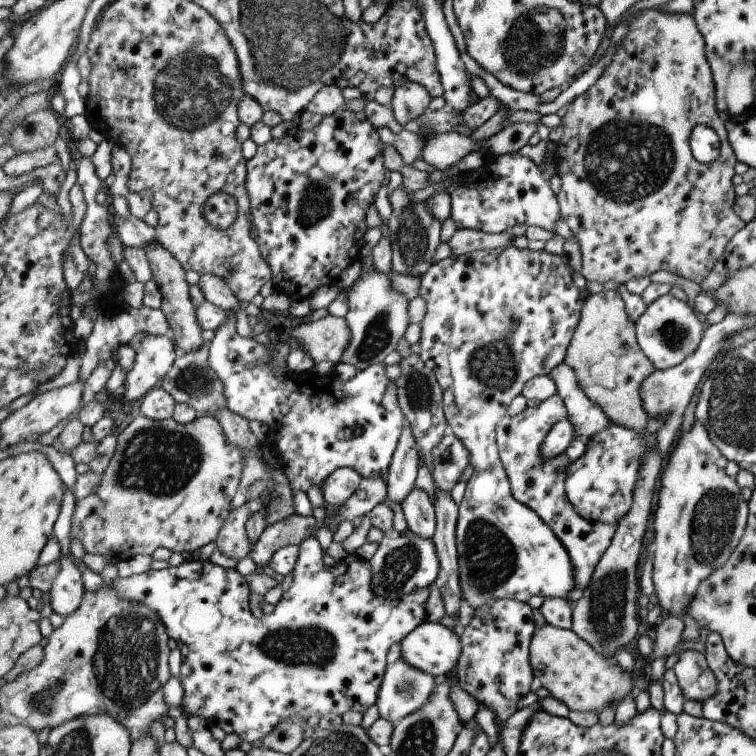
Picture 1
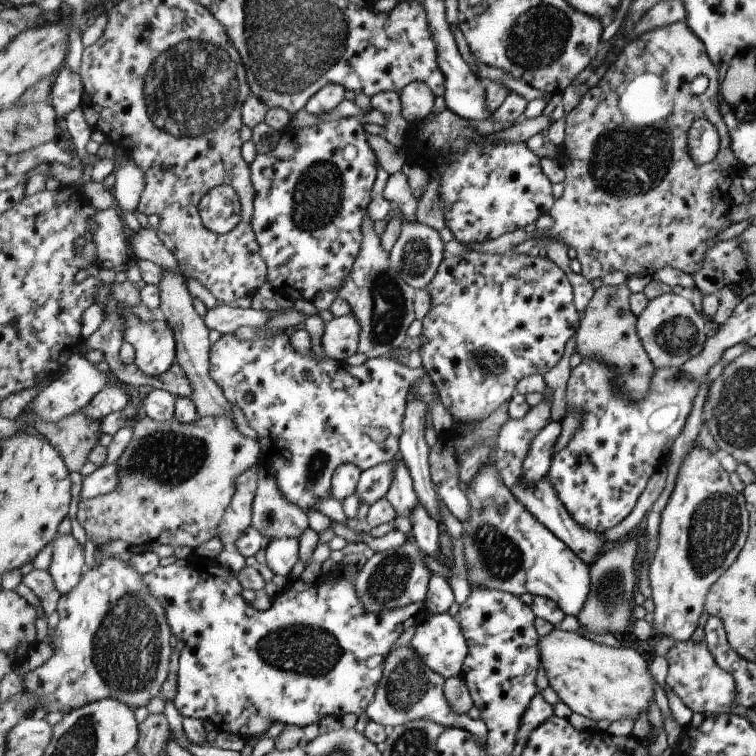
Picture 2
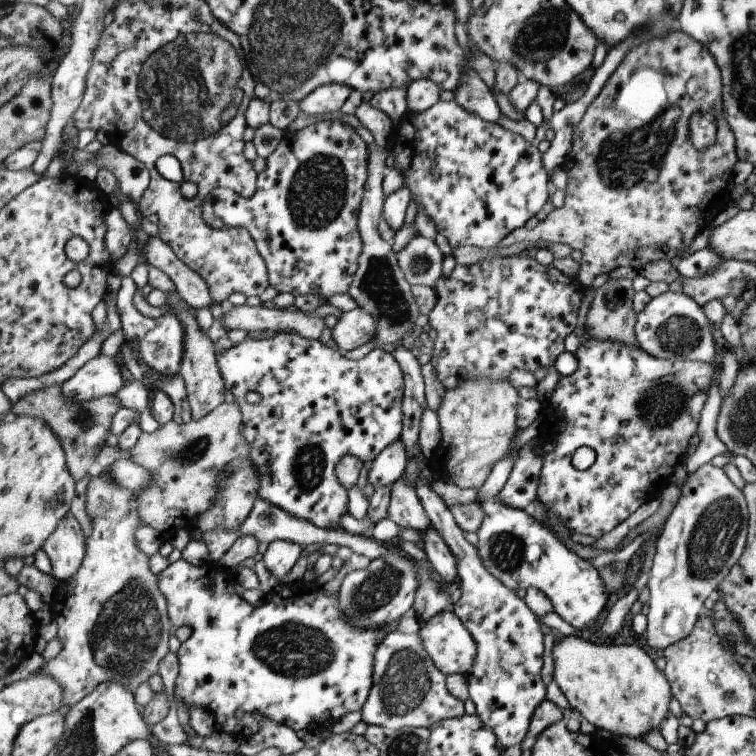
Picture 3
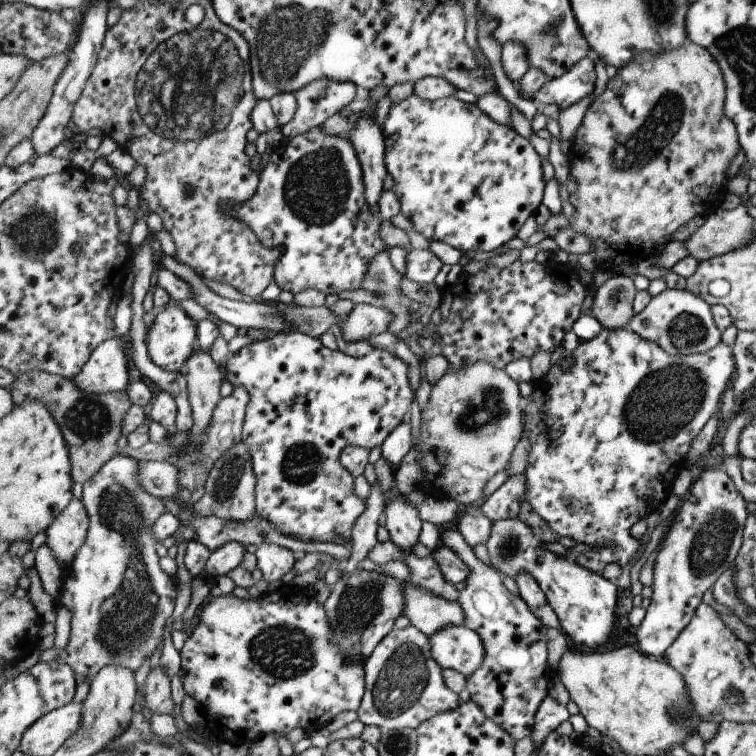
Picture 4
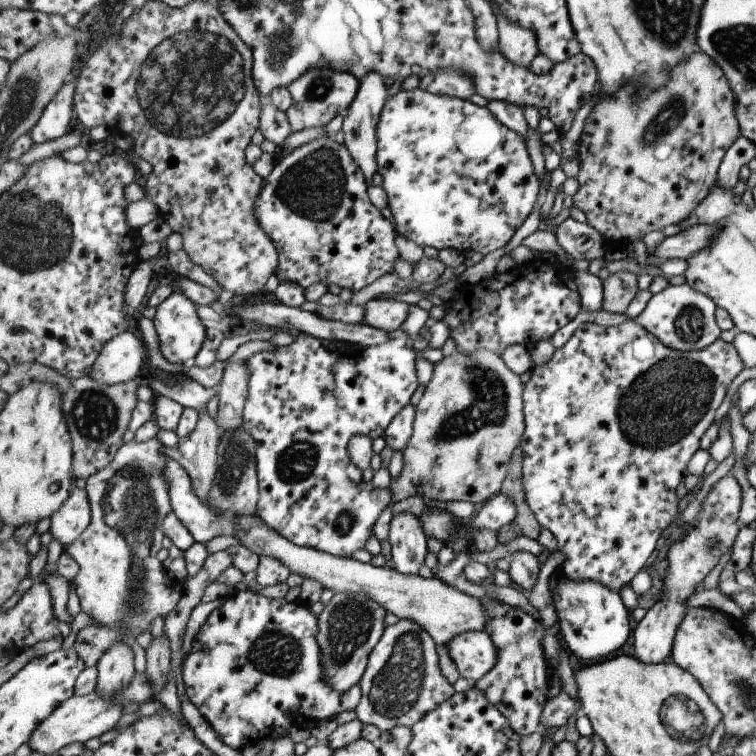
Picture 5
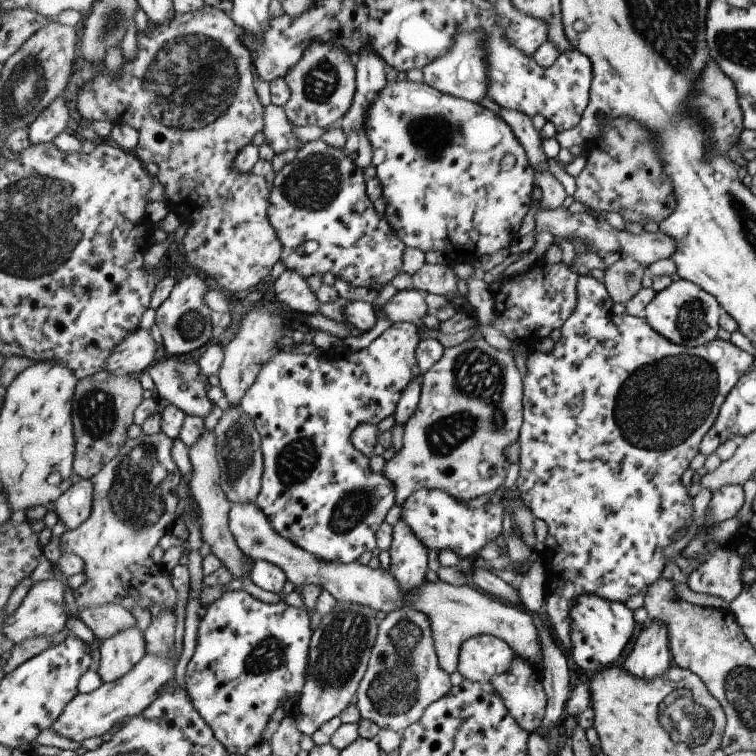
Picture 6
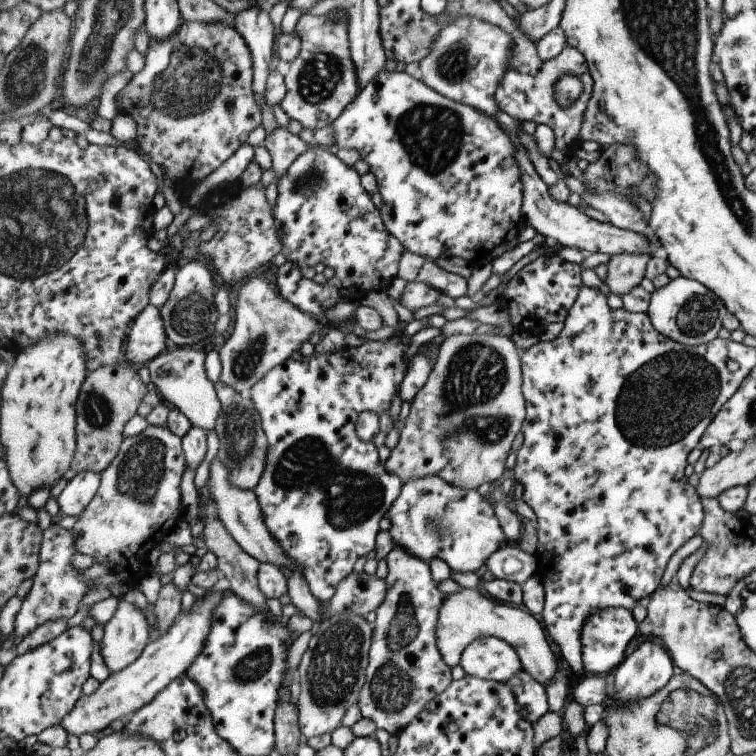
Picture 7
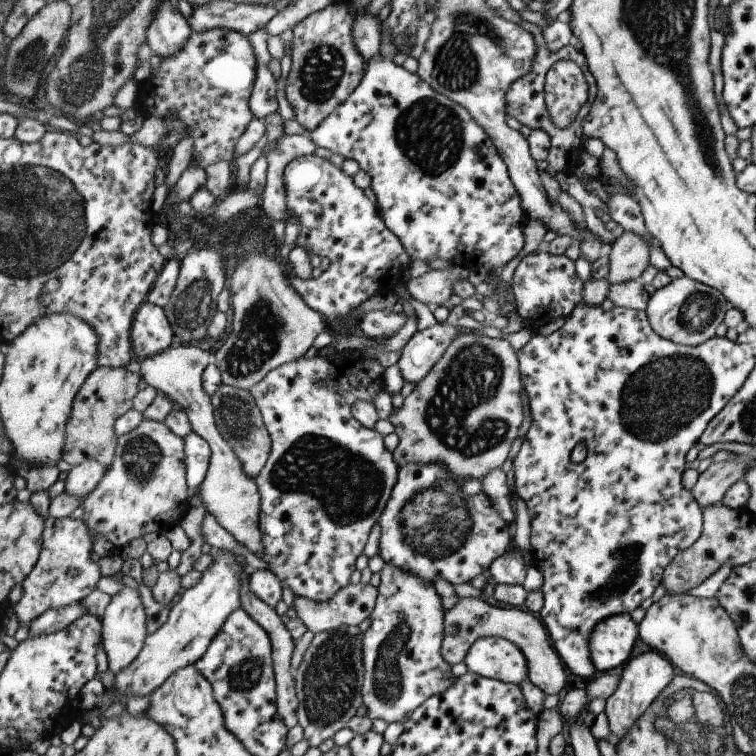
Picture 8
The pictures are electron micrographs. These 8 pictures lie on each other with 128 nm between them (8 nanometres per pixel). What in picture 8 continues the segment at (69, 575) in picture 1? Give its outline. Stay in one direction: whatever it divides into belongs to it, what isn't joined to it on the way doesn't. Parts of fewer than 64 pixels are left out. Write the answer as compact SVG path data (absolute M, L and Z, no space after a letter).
M89 459L74 466L65 480L65 492L77 500L84 501L103 480L108 468L99 461Z

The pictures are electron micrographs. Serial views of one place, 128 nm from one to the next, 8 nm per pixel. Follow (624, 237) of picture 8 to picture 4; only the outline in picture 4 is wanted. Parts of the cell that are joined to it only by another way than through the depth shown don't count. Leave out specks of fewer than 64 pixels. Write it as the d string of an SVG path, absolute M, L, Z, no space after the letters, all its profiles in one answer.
M623 272L613 273L596 290L591 314L601 321L605 329L630 330L630 322L636 314L634 301L637 293L633 276Z

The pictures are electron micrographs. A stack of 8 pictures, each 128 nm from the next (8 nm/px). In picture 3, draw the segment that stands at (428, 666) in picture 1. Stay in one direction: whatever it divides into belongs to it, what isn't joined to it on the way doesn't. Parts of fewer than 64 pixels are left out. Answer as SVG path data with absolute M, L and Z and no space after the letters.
M447 608L422 623L418 634L423 639L425 650L441 672L467 676L472 670L478 653L477 641L452 608Z

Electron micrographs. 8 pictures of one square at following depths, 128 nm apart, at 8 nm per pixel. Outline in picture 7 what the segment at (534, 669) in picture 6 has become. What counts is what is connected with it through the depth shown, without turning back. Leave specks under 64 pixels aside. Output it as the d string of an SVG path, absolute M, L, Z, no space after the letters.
M523 670L517 677L513 677L507 684L512 688L517 702L520 704L520 713L529 721L535 724L550 711L548 692L544 683L540 683L532 674Z

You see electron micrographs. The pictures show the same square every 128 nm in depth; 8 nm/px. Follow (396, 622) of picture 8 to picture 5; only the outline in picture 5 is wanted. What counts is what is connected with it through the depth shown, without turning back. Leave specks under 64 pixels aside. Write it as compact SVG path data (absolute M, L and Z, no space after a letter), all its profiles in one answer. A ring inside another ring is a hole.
M412 512L393 516L388 535L392 544L393 567L399 572L417 575L429 552L427 537L422 520ZM400 619L385 629L360 685L363 698L355 710L357 718L365 725L377 725L383 732L396 727L412 728L456 693L441 670L435 639L423 625L409 619Z

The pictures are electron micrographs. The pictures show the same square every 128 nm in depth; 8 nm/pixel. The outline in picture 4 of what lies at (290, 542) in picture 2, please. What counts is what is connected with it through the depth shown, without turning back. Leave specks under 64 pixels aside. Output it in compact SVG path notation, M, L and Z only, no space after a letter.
M263 543L258 547L257 552L257 566L263 574L263 579L267 582L275 582L280 580L289 572L293 570L293 566L297 564L299 554L272 543Z

